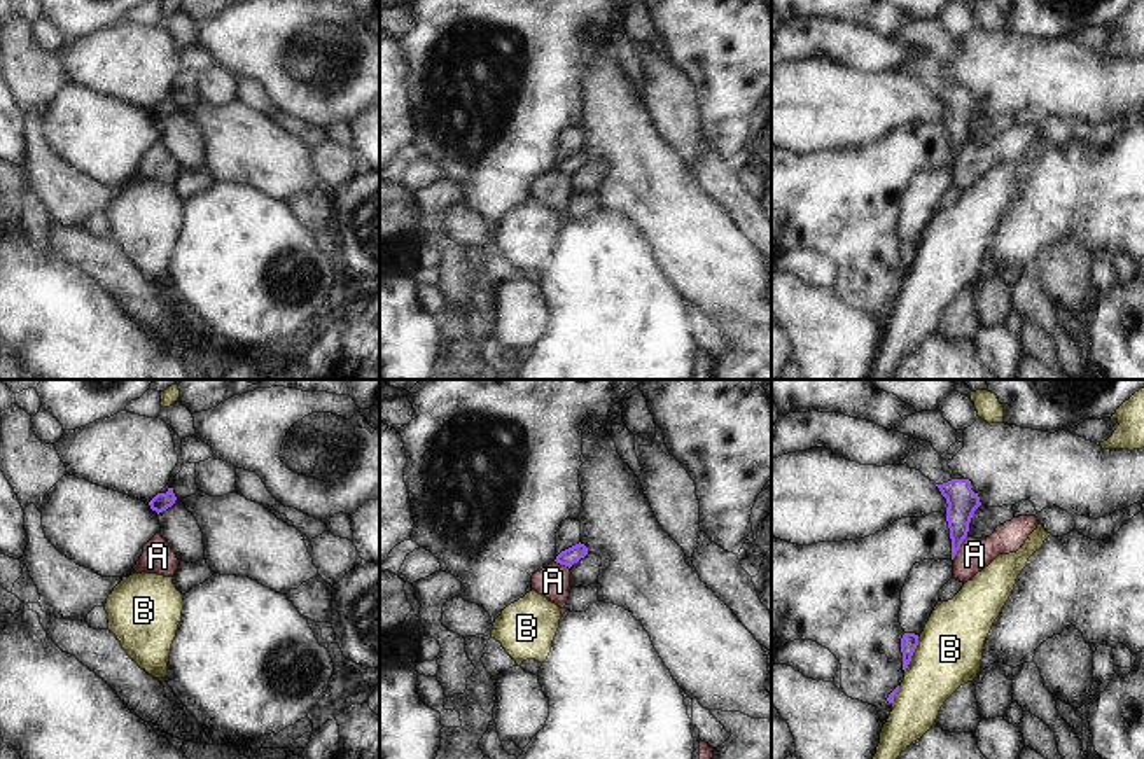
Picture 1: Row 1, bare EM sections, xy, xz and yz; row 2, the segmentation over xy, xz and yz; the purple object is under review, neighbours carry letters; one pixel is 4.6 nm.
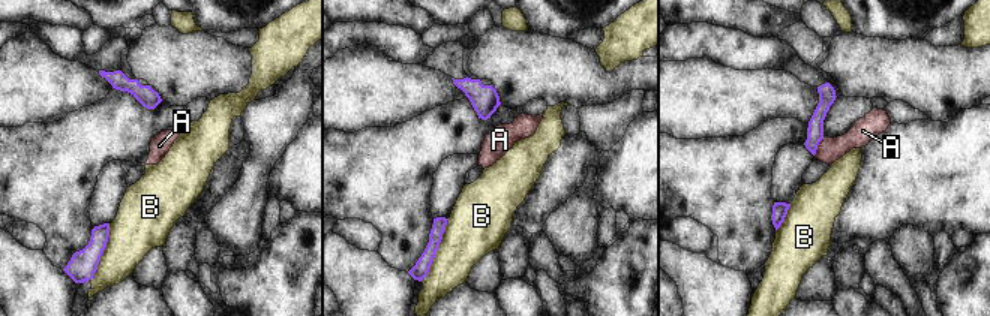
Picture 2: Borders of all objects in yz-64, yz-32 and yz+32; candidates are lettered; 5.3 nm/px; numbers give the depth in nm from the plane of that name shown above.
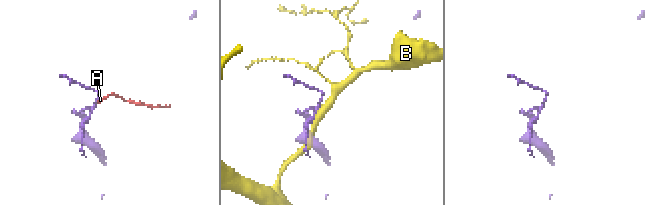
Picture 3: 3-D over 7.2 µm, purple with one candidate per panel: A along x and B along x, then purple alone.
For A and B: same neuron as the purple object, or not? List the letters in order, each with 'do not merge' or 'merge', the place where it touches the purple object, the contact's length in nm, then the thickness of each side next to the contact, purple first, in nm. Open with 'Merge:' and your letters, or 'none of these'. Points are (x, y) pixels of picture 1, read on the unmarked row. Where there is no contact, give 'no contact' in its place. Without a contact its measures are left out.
Merge: none of these
A: do not merge; meets purple in yz at (959, 156); contact 140 nm long; 140 nm thick on the purple side, 150 nm on the other
B: do not merge; meets purple in yz at (912, 263); contact 170 nm long; 80 nm thick on the purple side, 300 nm on the other

